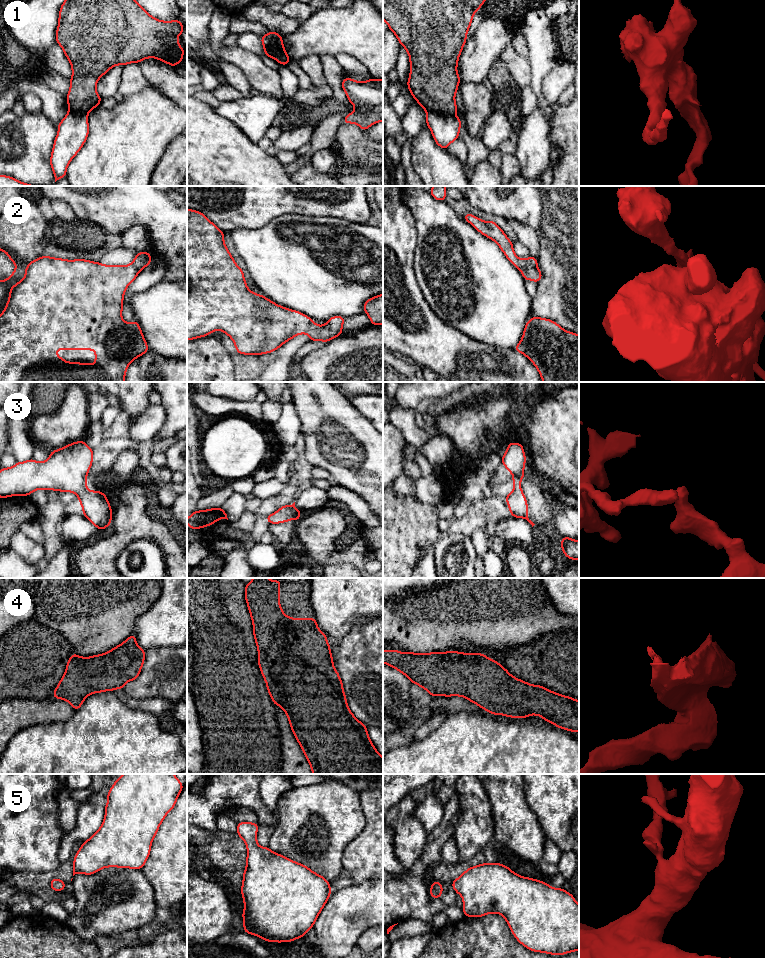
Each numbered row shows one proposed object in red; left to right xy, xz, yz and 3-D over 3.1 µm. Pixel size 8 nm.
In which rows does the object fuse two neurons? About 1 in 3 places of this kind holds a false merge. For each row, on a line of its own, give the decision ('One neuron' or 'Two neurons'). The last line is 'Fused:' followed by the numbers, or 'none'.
1: Two neurons
2: Two neurons
3: One neuron
4: Two neurons
5: One neuron
Fused: 1, 2, 4

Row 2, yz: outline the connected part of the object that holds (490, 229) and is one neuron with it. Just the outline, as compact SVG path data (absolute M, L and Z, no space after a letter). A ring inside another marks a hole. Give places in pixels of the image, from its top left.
M470 213L465 214L463 218L478 232L495 241L507 259L519 270L526 267L537 266L538 260L535 257L530 256L526 259L517 257L513 250L513 243L494 221L483 221Z

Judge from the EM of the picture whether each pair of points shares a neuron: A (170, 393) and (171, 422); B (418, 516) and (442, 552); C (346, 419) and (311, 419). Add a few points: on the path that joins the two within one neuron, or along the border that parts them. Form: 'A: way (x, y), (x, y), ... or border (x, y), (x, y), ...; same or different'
A: way (171, 400), (171, 415); same
B: border (441, 536), (432, 545); different
C: way (337, 419), (331, 415), (320, 418); same

